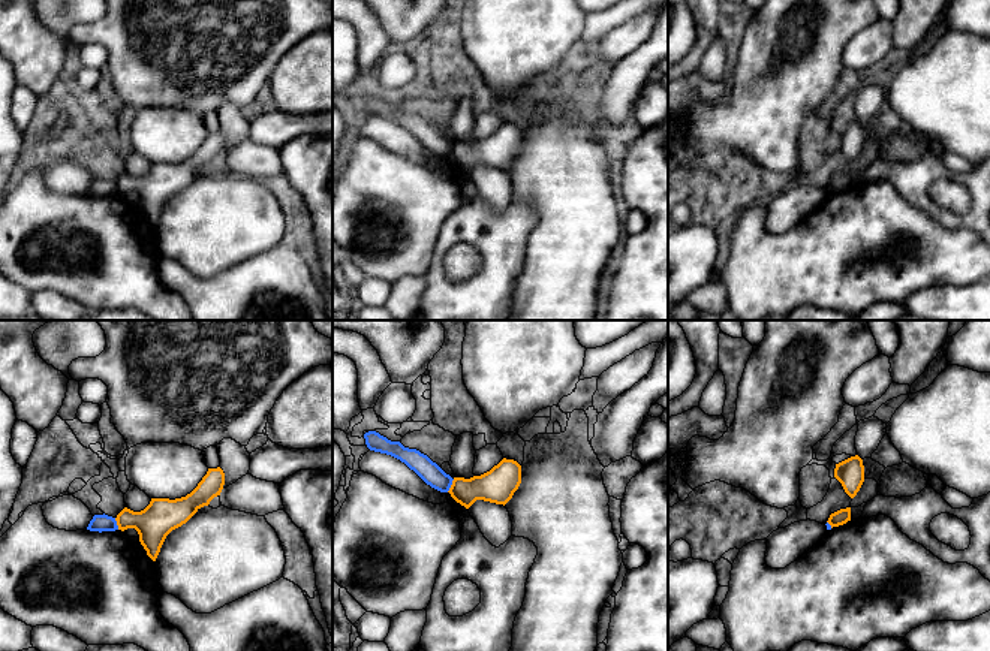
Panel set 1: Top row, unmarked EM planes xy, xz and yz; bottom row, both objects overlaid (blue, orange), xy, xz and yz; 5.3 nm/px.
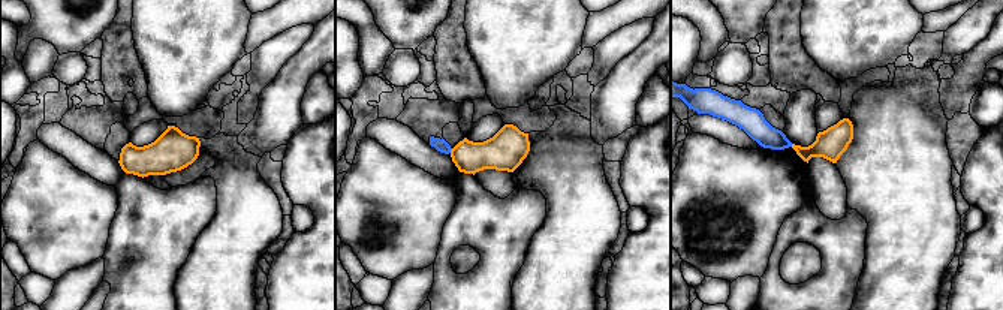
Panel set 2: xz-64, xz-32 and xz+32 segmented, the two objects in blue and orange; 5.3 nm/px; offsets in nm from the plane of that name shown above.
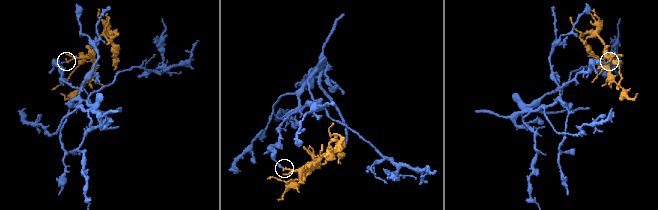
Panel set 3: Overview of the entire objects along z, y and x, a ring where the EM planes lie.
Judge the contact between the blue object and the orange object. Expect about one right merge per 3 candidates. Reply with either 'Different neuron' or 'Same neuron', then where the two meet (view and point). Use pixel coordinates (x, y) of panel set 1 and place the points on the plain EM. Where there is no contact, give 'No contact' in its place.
Different neuron. Touches blue at xz (451, 148)

